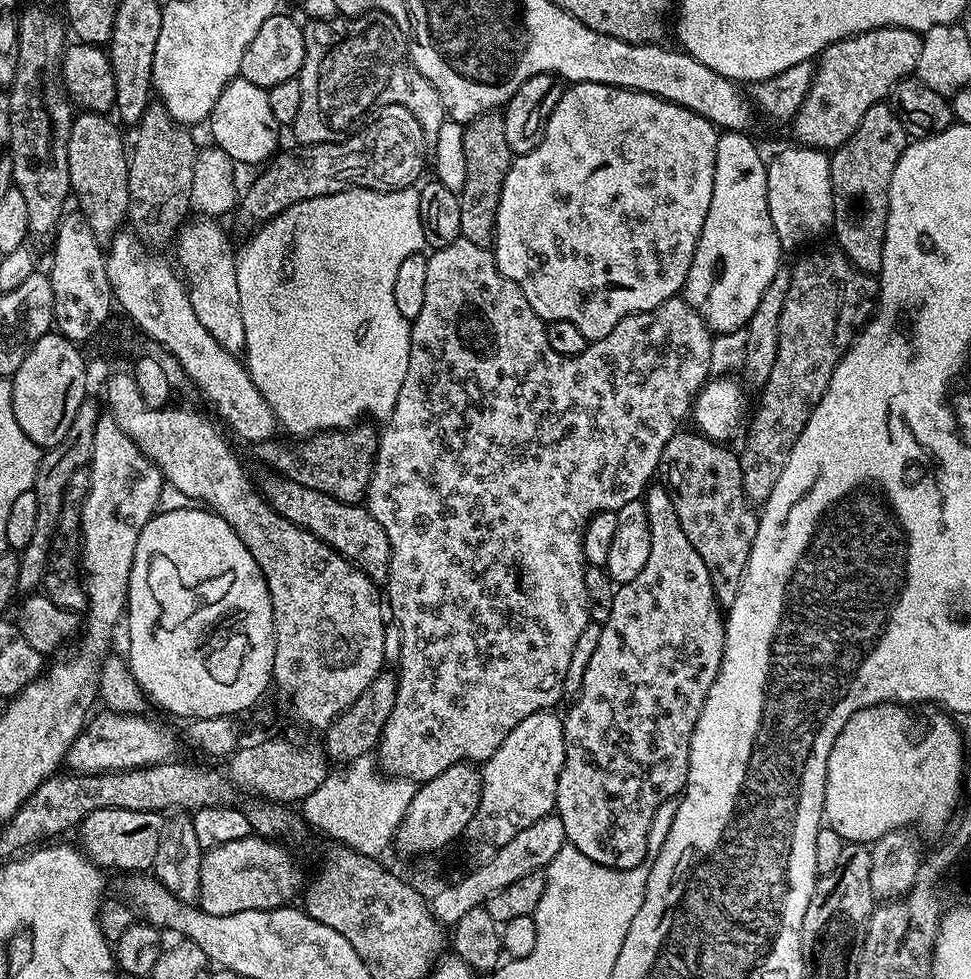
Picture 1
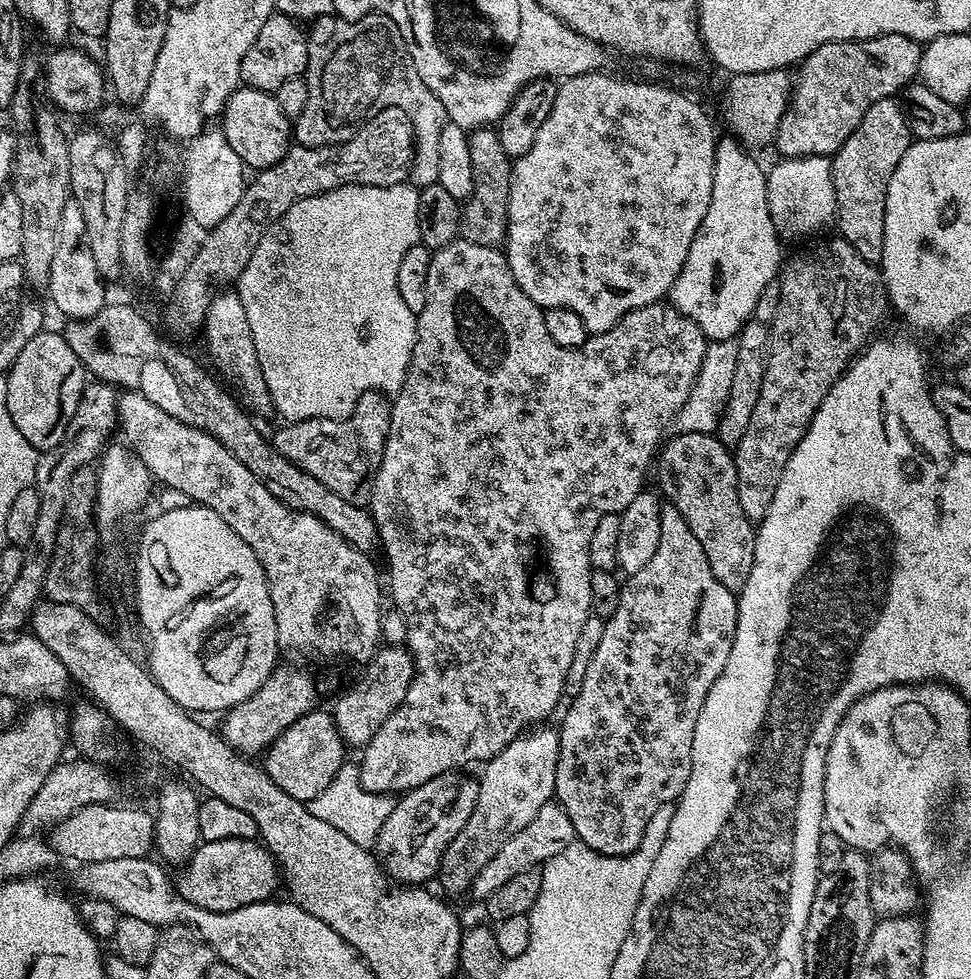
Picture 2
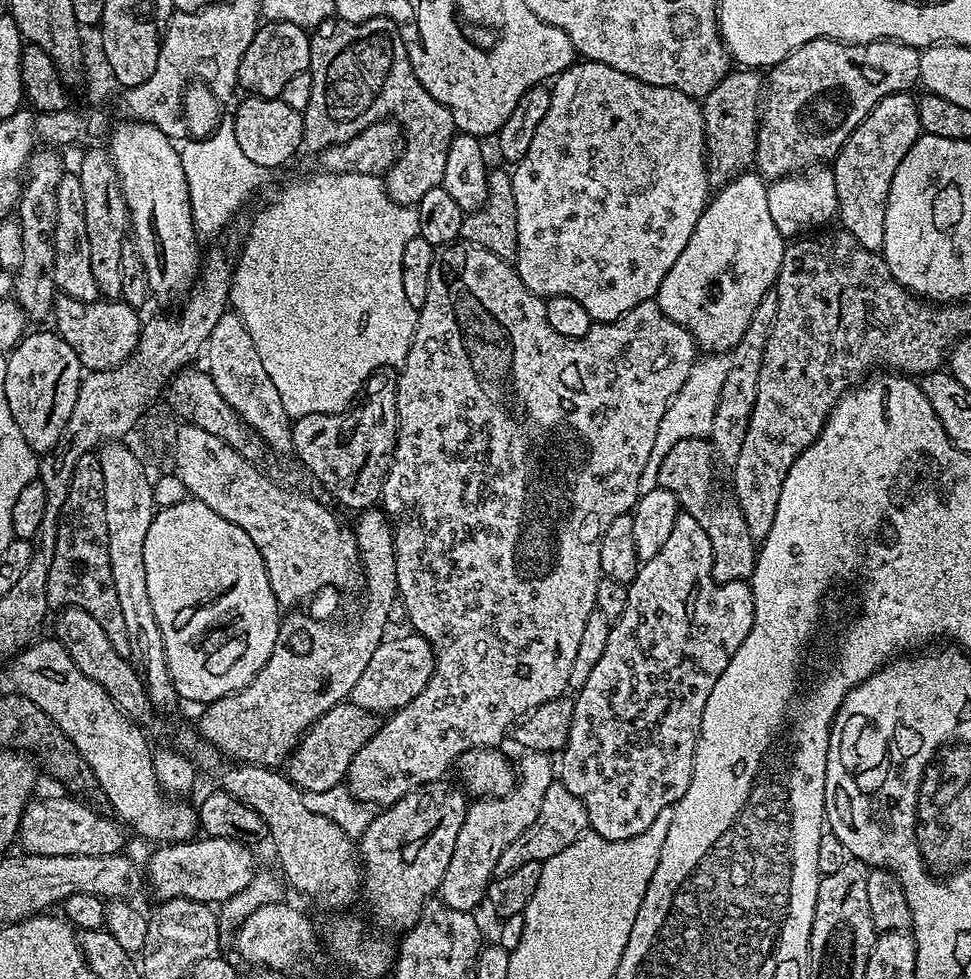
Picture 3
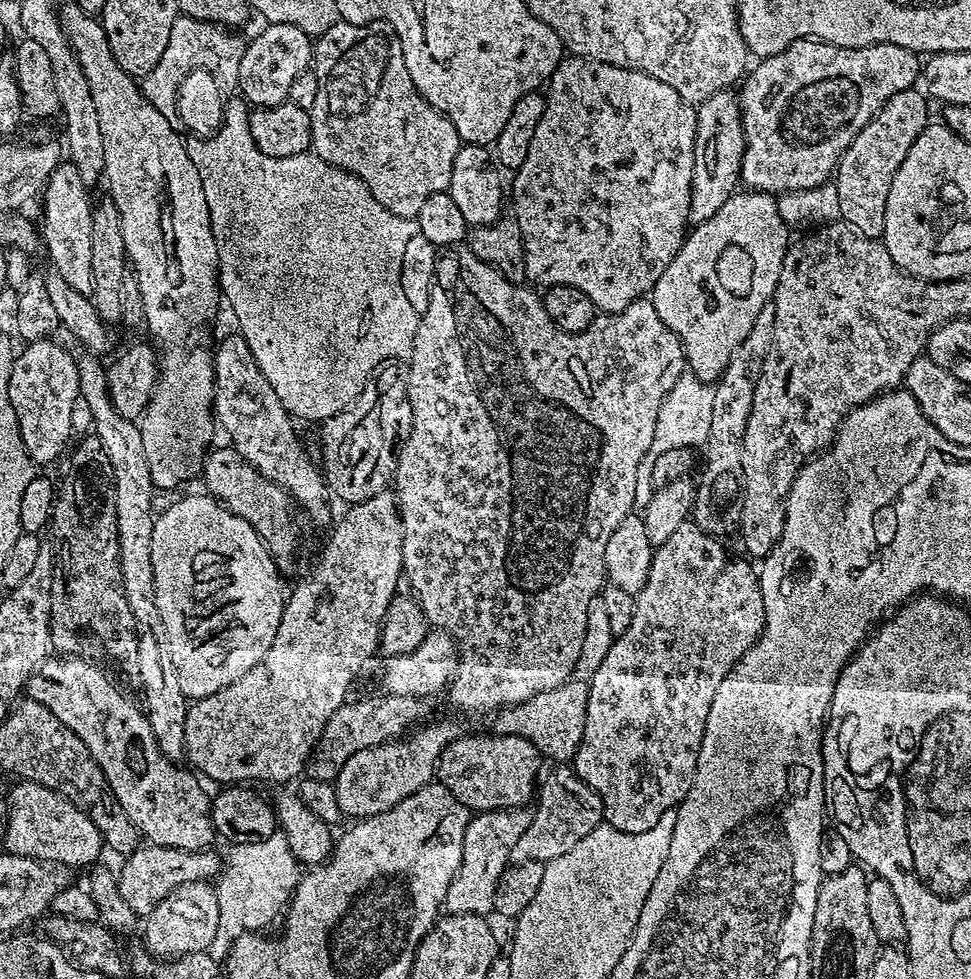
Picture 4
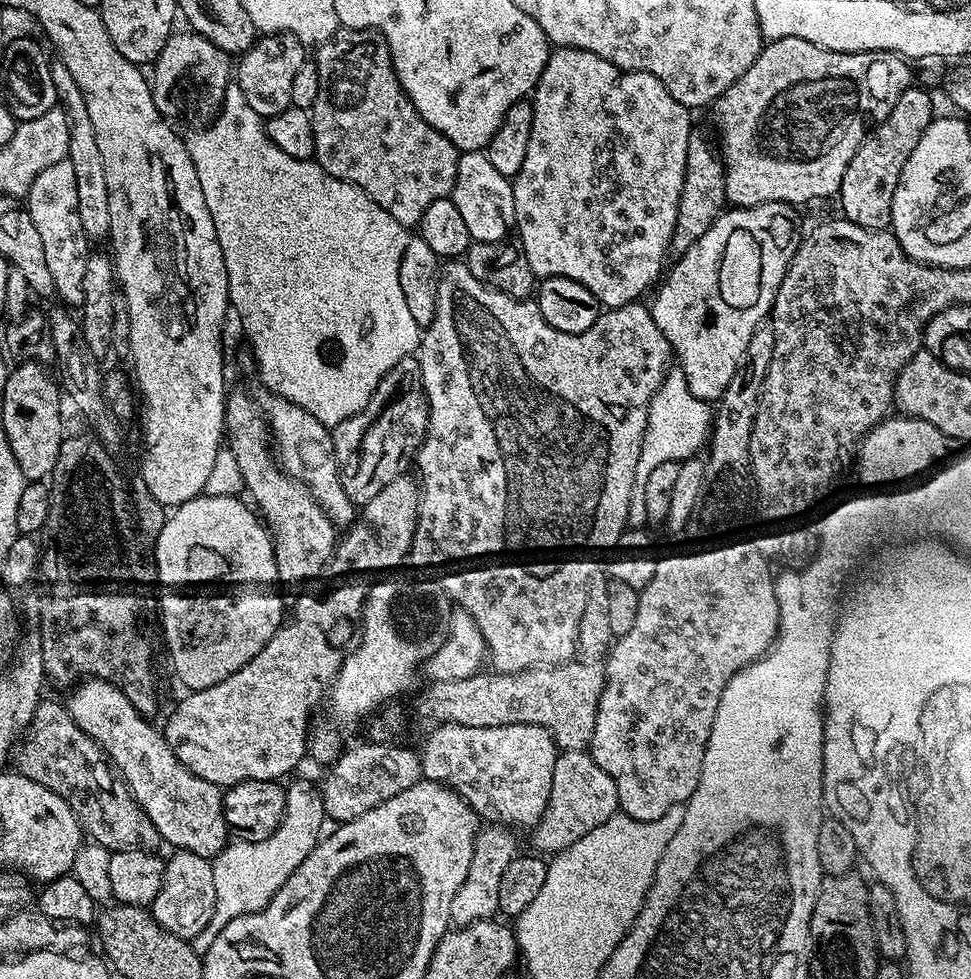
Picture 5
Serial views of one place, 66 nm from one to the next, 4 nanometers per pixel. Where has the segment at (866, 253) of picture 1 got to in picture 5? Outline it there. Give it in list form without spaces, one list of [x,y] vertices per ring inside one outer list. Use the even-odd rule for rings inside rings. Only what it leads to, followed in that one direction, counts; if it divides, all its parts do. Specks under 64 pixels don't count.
[[[905,86],[898,98],[894,98],[894,106],[884,113],[883,120],[868,133],[858,154],[850,158],[850,166],[846,166],[838,193],[839,199],[844,199],[843,215],[849,220],[863,224],[884,224],[887,221],[892,187],[898,178],[898,166],[902,166],[902,158],[906,158],[914,138],[918,138],[918,130],[922,130],[930,118],[934,110],[932,100],[933,93]]]

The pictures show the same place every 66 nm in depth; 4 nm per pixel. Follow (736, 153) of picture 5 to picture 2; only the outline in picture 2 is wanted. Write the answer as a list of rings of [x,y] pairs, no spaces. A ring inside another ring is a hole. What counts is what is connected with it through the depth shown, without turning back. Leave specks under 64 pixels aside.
[[[885,34],[884,36],[875,36],[869,40],[831,40],[829,44],[819,44],[806,59],[800,61],[798,71],[794,76],[792,86],[792,96],[788,100],[788,108],[782,114],[782,122],[776,131],[774,139],[774,148],[780,151],[781,157],[789,156],[822,156],[831,157],[842,146],[842,142],[846,142],[846,138],[850,138],[850,134],[854,134],[854,130],[858,126],[858,122],[862,122],[862,114],[866,114],[866,110],[870,110],[870,106],[879,100],[887,100],[895,97],[895,92],[903,93],[908,85],[917,79],[920,71],[920,53],[922,51],[921,41],[911,40],[902,34]]]

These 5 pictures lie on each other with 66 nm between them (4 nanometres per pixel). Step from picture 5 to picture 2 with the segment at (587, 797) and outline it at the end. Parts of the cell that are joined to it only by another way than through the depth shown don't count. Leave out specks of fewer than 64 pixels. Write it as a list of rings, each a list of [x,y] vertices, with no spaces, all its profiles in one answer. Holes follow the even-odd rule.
[[[549,802],[542,806],[542,810],[538,810],[538,814],[534,814],[529,824],[514,834],[514,838],[510,838],[510,842],[506,842],[506,846],[502,846],[502,850],[498,850],[498,854],[494,854],[494,858],[490,858],[490,862],[486,862],[486,866],[482,866],[478,878],[474,878],[470,896],[480,902],[487,902],[490,894],[494,894],[494,890],[500,889],[504,883],[510,882],[510,878],[522,874],[522,870],[540,868],[547,860],[554,858],[554,854],[562,854],[562,850],[566,850],[566,846],[575,840],[576,831],[570,814],[558,802]]]

